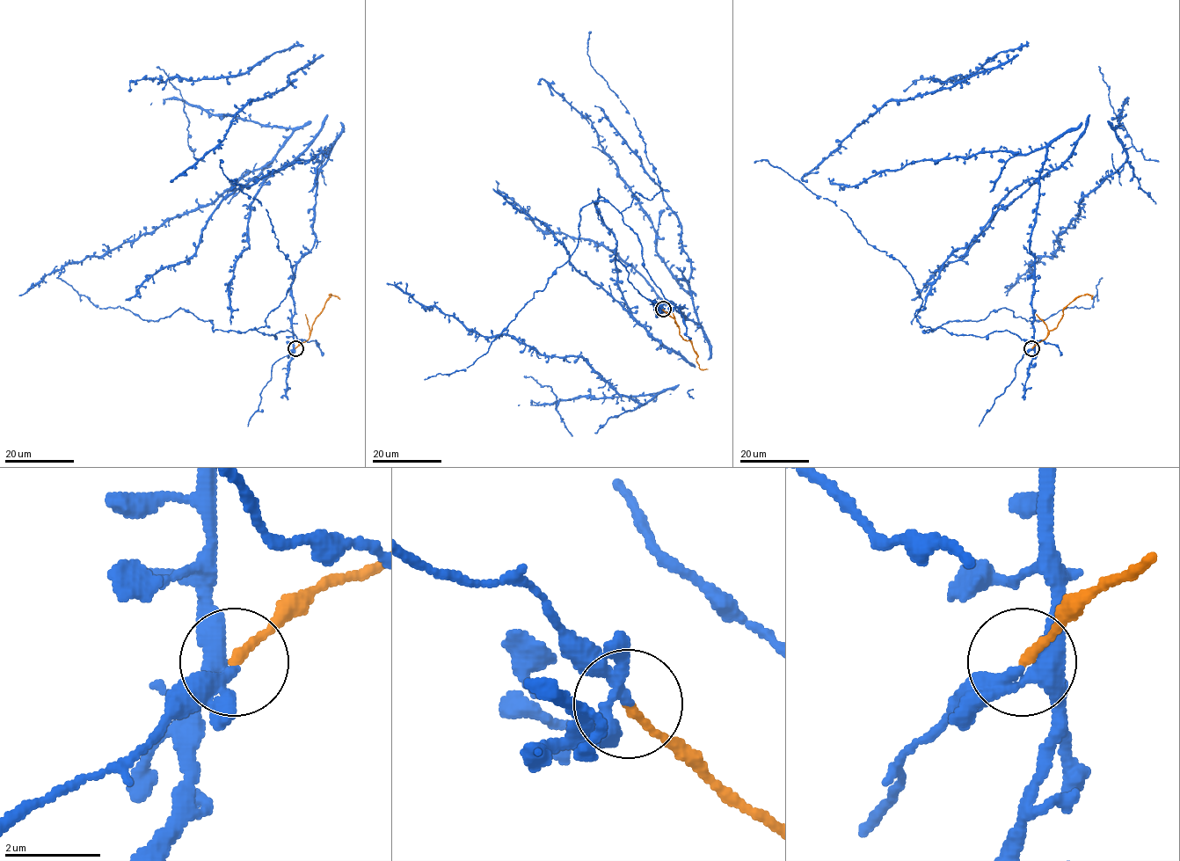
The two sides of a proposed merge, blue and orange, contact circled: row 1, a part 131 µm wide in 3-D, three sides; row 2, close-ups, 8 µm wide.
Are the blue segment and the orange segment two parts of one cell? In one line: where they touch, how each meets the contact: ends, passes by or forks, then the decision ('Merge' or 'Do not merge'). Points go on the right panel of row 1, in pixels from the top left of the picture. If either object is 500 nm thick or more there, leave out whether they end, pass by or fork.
Place: (1031, 348). At the ring blue passes by. At the ring orange ends. Merge

